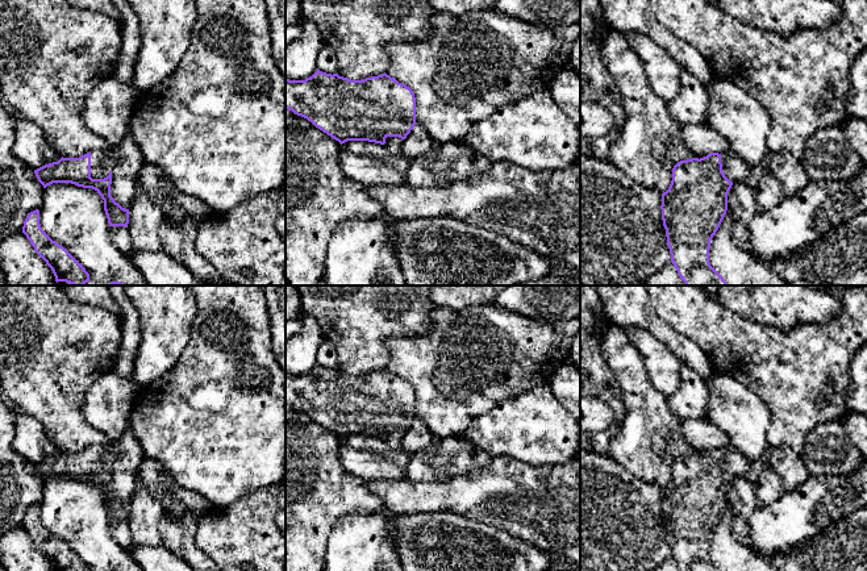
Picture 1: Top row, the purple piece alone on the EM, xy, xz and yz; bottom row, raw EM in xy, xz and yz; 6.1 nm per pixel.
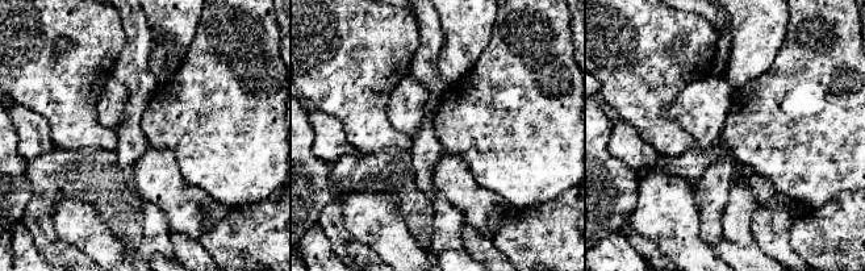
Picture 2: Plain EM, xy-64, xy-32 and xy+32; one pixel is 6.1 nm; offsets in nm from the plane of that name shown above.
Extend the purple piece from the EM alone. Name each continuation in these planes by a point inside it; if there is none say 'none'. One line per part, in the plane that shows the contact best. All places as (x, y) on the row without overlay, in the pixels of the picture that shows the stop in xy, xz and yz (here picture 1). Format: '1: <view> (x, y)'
1: xy (101, 457)

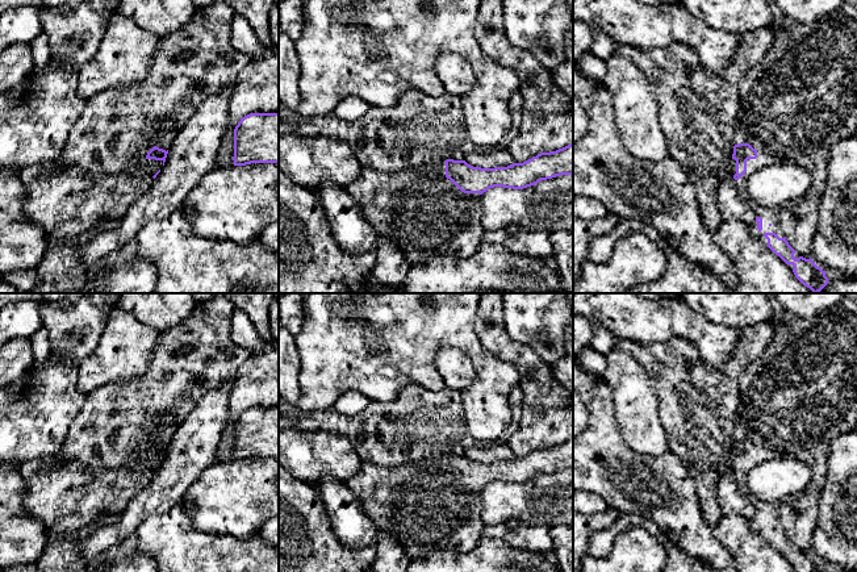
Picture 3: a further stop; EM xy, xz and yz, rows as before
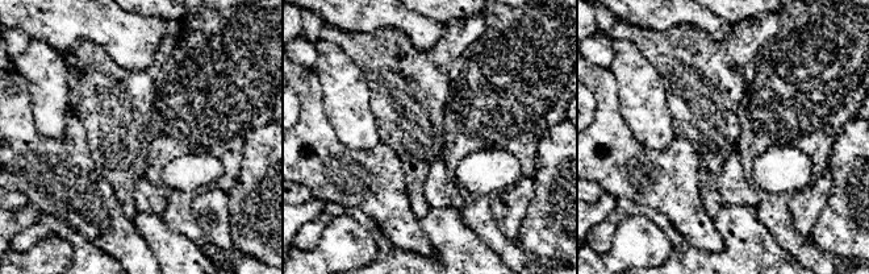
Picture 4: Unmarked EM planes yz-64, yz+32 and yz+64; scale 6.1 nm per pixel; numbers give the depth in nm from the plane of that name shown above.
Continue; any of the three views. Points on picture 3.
1: yz (801, 392)

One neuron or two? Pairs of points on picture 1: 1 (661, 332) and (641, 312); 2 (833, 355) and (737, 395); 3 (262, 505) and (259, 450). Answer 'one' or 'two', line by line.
1: one
2: two
3: two

